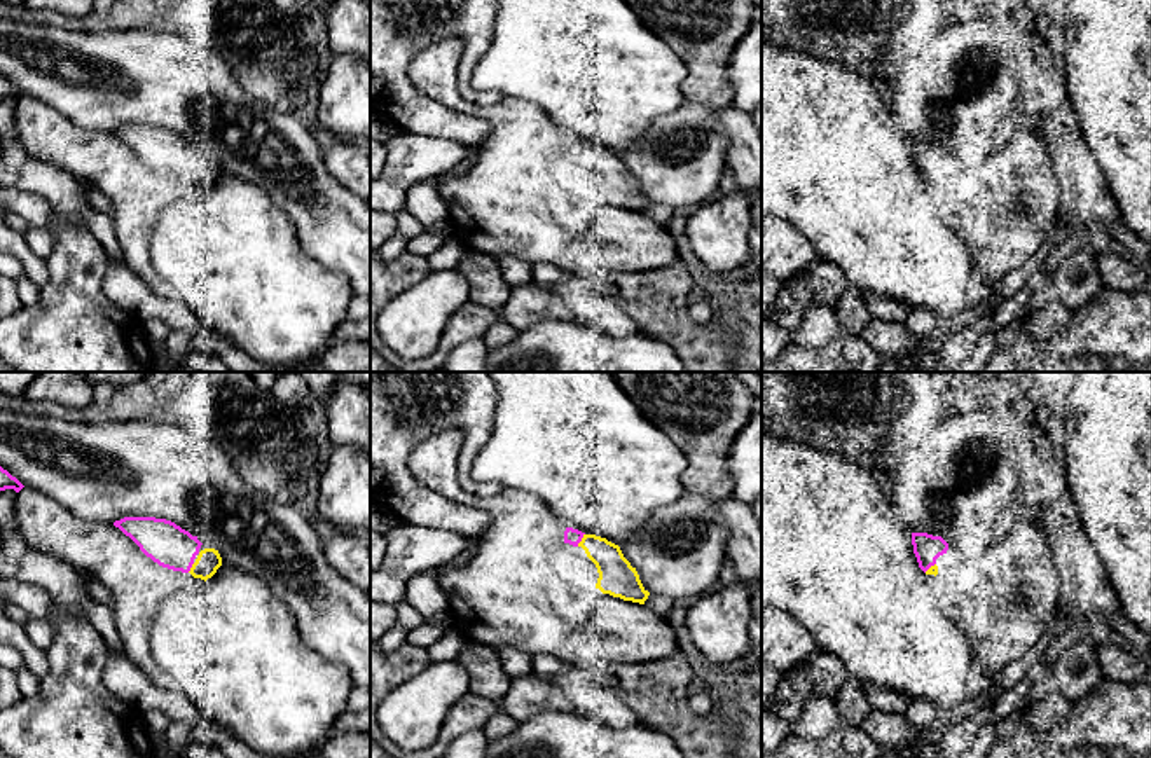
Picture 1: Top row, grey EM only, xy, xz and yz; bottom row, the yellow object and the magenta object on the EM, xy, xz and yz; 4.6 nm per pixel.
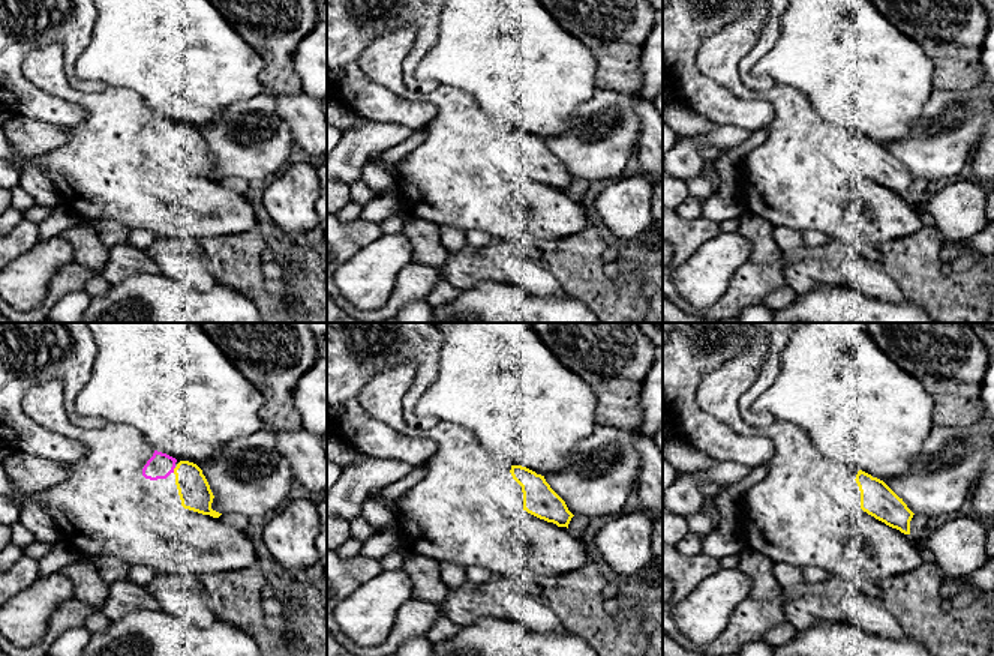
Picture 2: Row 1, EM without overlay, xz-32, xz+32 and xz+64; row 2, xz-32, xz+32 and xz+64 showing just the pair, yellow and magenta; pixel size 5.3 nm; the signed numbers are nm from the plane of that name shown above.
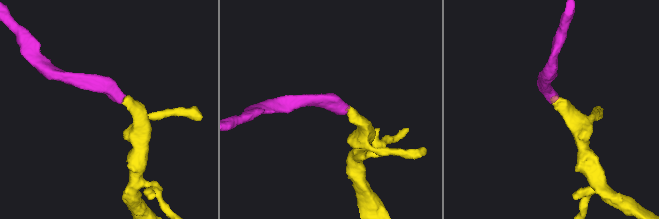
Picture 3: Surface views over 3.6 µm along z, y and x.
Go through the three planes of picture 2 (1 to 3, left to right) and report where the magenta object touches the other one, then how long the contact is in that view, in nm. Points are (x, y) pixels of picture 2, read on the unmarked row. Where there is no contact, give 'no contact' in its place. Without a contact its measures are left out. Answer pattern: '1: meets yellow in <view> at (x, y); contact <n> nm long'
1: meets yellow in xz-32 at (174, 134); contact 40 nm long
2: no contact
3: no contact

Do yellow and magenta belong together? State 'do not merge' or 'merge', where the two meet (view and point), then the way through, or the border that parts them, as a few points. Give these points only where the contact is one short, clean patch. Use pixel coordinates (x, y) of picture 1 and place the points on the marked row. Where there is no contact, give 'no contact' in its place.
merge; contact xz (582, 540)

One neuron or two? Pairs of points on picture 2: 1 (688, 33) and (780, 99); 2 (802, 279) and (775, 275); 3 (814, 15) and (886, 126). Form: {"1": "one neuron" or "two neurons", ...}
{"1": "two neurons", "2": "two neurons", "3": "one neuron"}

